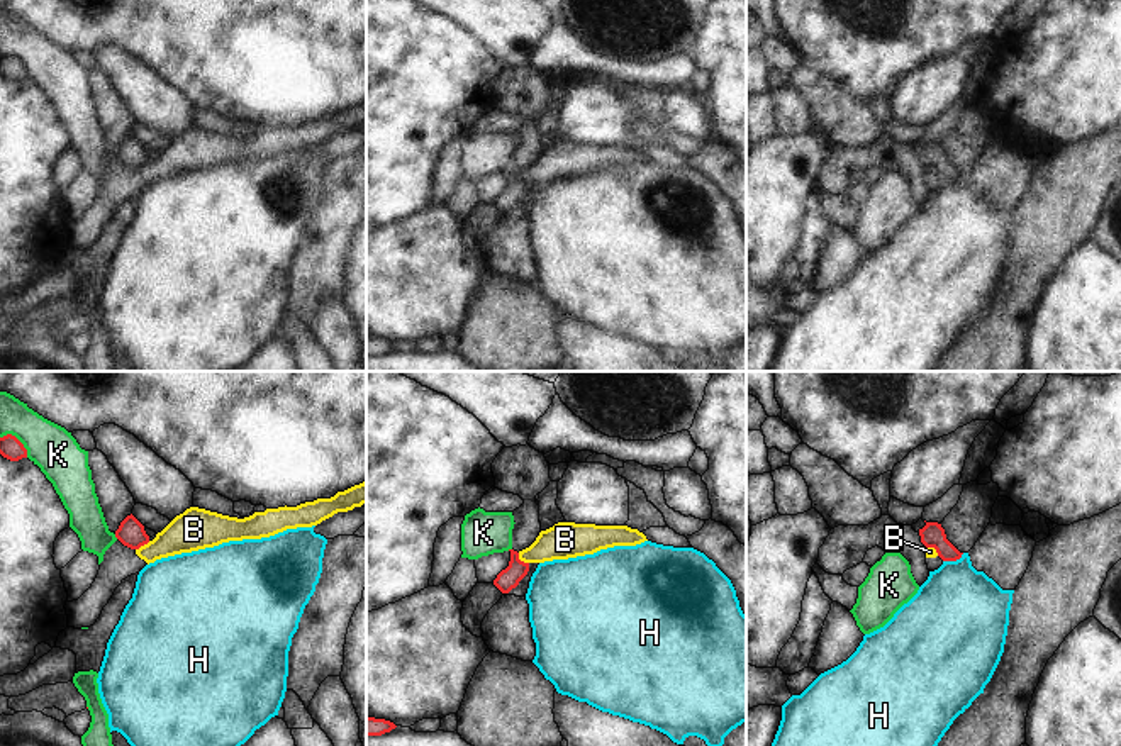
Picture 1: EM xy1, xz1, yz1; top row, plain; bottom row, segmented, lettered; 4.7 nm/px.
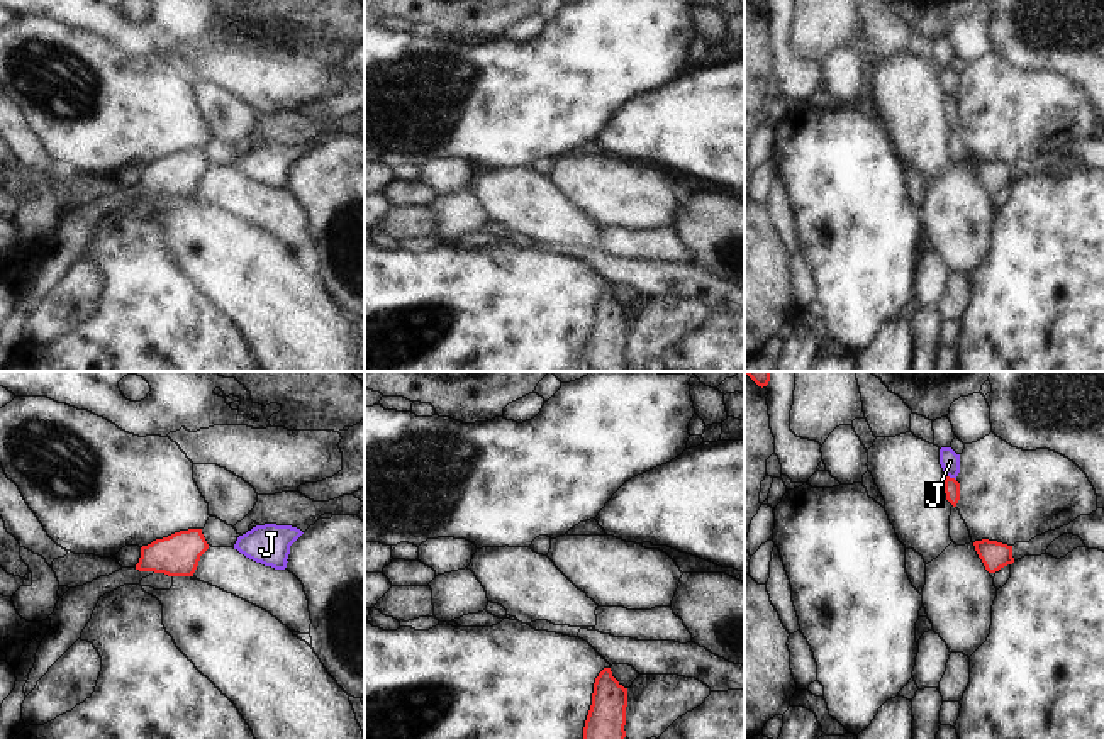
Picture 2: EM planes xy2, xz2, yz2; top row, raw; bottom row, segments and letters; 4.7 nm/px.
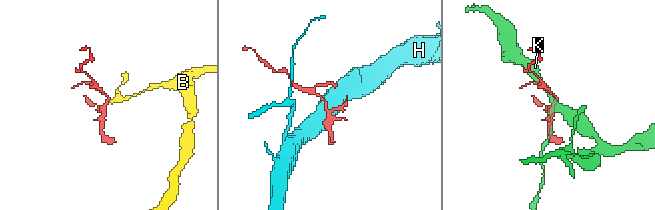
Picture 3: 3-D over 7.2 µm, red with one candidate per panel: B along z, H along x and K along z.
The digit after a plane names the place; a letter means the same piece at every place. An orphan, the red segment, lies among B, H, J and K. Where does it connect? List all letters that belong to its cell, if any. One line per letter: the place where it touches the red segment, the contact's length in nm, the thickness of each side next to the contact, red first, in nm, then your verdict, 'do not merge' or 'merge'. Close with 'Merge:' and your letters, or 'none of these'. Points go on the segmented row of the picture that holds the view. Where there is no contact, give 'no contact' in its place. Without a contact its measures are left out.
B: xz1 (519, 560) | 80 nm | 100/180 nm | do not merge
H: yz1 (953, 560) | 110 nm | 110/440 nm | do not merge
J: yz2 (948, 477) | 60 nm | 80/100 nm | do not merge
K: xy1 (17, 439) | 170 nm | 110/220 nm | do not merge
Merge: none of these

